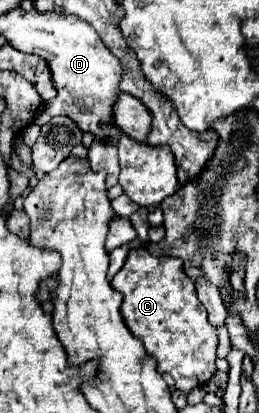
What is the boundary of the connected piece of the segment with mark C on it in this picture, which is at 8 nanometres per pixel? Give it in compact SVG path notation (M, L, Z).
M145 246L133 248L111 286L123 294L121 316L127 328L141 338L147 354L157 360L157 370L173 376L177 390L189 394L217 372L217 332L209 324L207 310L197 300L195 284L183 272L179 258L153 256Z

